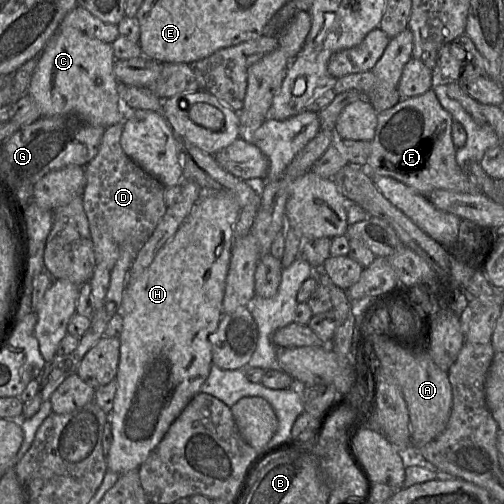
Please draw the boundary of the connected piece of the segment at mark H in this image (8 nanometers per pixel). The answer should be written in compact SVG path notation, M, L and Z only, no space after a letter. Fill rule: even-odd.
M202 190L201 198L176 233L160 248L151 264L143 271L143 273L130 280L125 287L122 297L122 305L118 312L123 318L123 329L119 336L120 357L117 375L115 377L118 386L114 397L113 409L109 414L109 421L111 422L113 434L111 447L106 455L107 468L109 471L122 475L128 471L139 469L162 441L172 423L178 418L192 398L201 392L201 385L209 376L213 364L211 337L216 331L221 317L223 316L222 303L230 266L232 247L234 244L233 227L238 220L240 211L241 208L239 204L226 190Z

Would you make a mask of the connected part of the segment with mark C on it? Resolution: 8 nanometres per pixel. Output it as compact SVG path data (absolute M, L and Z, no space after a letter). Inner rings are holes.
M59 28L37 58L27 94L36 102L41 117L76 114L93 125L108 128L124 122L124 110L114 74L115 55L112 45L90 37L83 31Z

